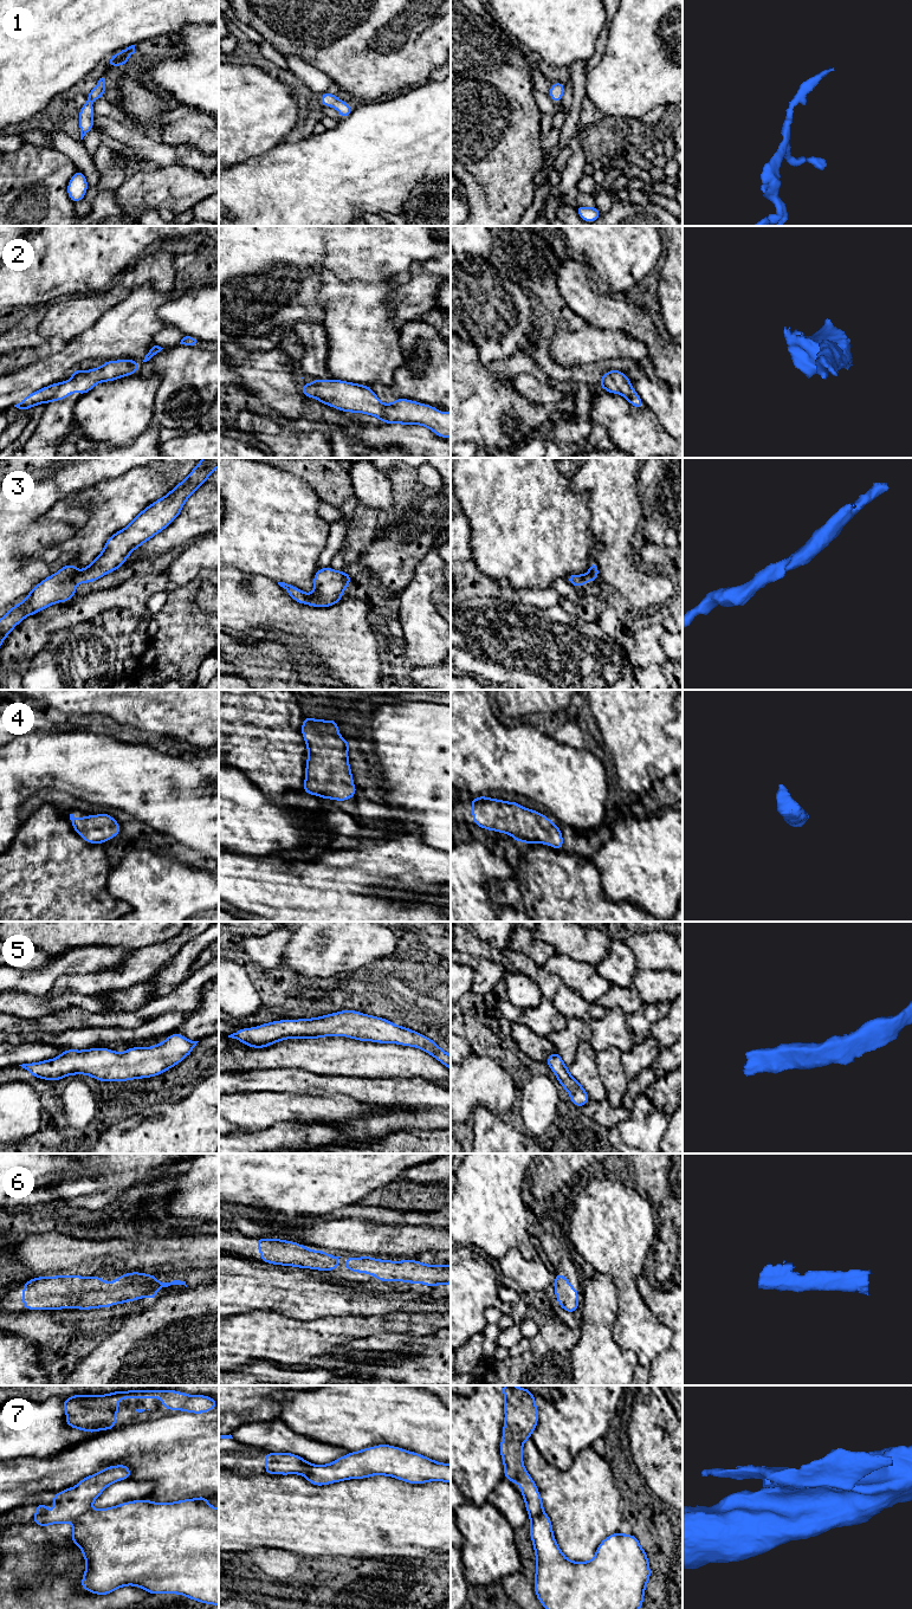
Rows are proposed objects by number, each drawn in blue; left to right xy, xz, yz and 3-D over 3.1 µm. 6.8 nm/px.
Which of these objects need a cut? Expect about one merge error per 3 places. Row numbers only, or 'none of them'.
7

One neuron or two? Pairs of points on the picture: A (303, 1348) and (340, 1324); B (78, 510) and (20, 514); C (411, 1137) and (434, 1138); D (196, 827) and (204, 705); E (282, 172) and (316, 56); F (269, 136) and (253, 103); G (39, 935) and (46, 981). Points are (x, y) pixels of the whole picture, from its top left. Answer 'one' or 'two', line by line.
A: one
B: two
C: one
D: two
E: two
F: one
G: two

